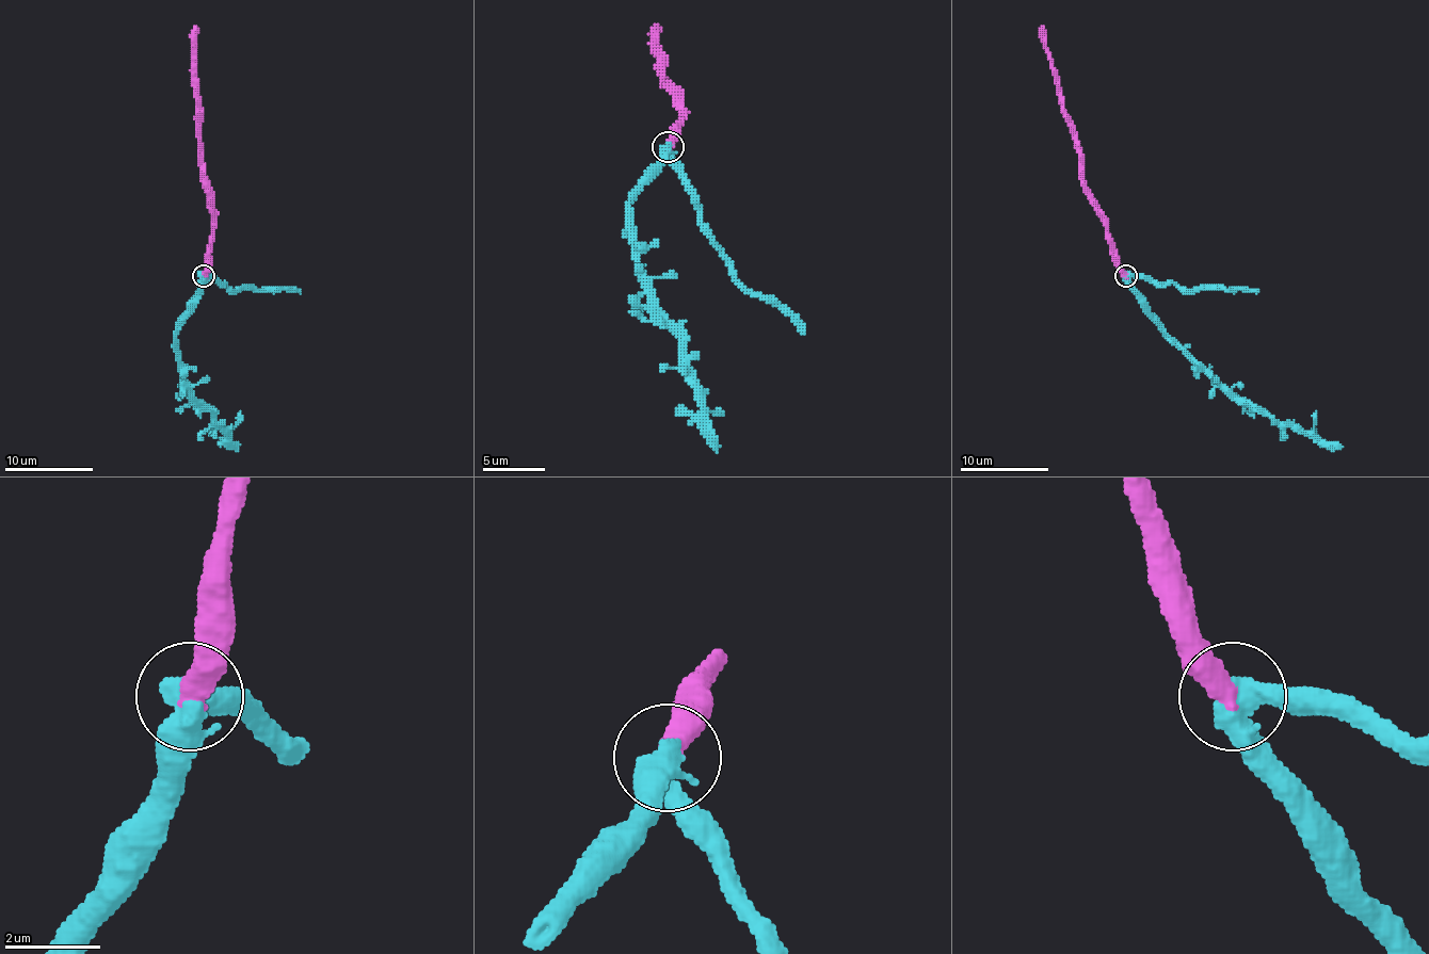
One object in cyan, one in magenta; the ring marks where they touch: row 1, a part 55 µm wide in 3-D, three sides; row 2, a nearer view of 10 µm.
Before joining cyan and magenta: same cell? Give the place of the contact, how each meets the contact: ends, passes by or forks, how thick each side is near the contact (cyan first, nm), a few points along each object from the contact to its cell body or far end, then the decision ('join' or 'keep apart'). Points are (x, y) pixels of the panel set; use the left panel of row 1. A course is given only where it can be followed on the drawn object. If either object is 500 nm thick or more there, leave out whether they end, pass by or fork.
at (203, 275); 480 nm thick on the cyan side, 500 nm on the other; cyan runs (203, 276), (194, 311), (176, 334), (176, 358), (187, 389), (238, 447); magenta runs (203, 276), (211, 231), (211, 198), (203, 178), (196, 26); keep apart

